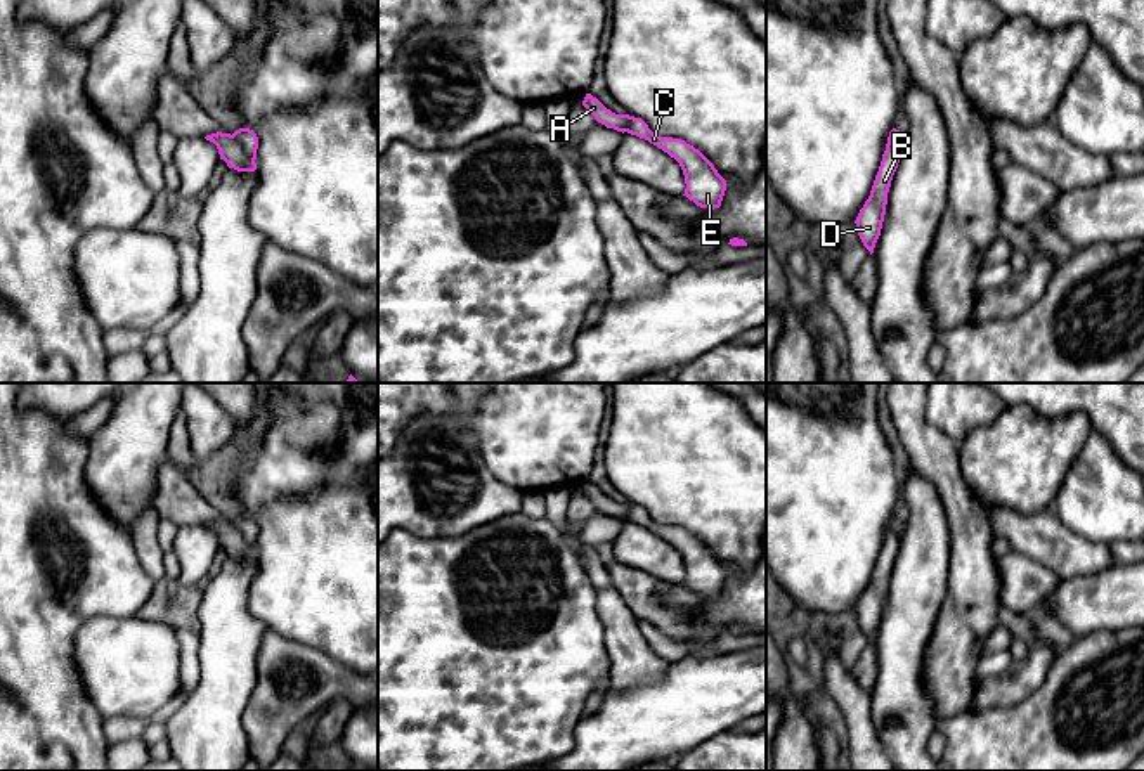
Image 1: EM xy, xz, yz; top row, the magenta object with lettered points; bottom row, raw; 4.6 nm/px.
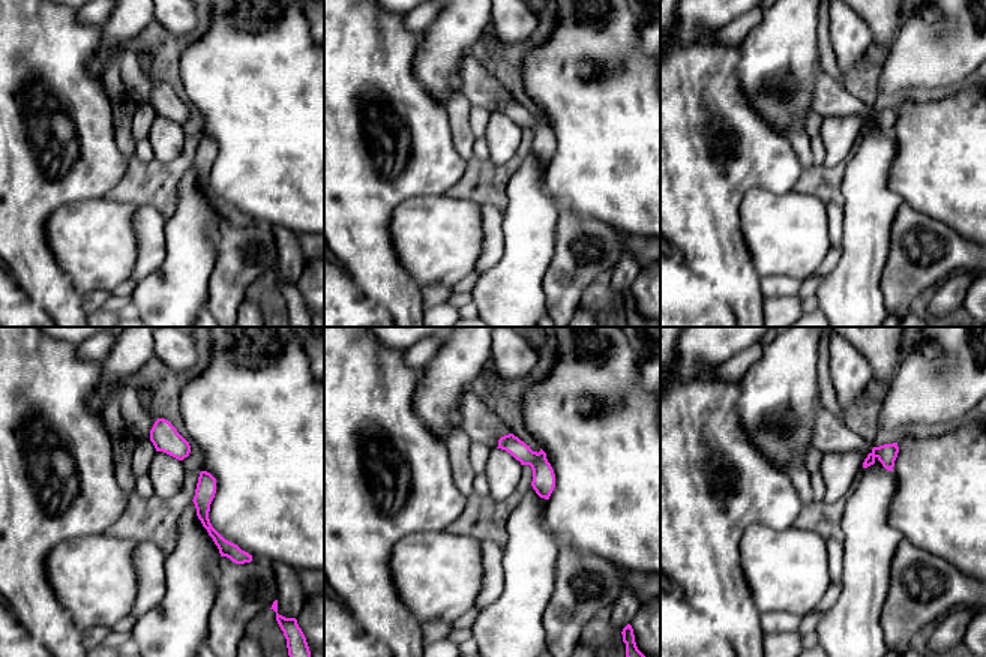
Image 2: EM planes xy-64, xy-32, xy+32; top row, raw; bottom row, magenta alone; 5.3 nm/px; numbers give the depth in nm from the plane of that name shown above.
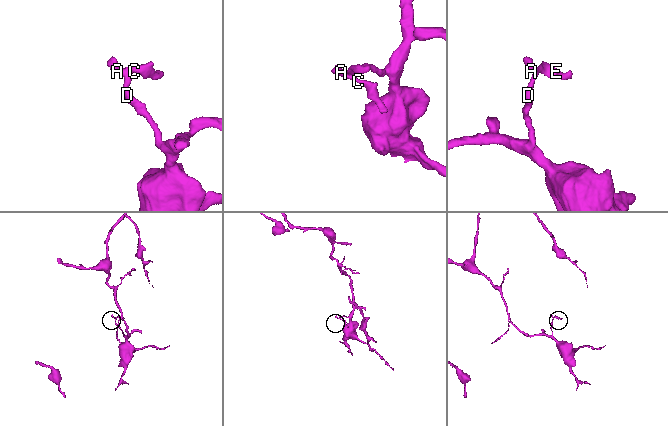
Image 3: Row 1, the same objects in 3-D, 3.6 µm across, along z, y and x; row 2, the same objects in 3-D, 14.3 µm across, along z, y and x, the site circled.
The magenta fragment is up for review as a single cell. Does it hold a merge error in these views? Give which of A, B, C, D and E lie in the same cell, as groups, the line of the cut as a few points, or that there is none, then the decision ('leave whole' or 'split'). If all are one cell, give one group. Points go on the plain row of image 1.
A B D / C E; cut in xy along (233, 522), (253, 548); split

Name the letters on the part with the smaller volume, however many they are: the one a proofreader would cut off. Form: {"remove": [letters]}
{"remove": ["C", "E"]}

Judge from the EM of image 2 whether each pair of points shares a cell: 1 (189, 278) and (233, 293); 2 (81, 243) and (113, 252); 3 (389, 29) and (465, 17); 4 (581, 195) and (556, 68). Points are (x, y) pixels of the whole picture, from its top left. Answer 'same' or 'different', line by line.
1: different
2: same
3: different
4: same

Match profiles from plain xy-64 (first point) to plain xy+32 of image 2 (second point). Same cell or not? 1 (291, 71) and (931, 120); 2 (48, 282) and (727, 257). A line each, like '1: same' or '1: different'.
1: same
2: same

